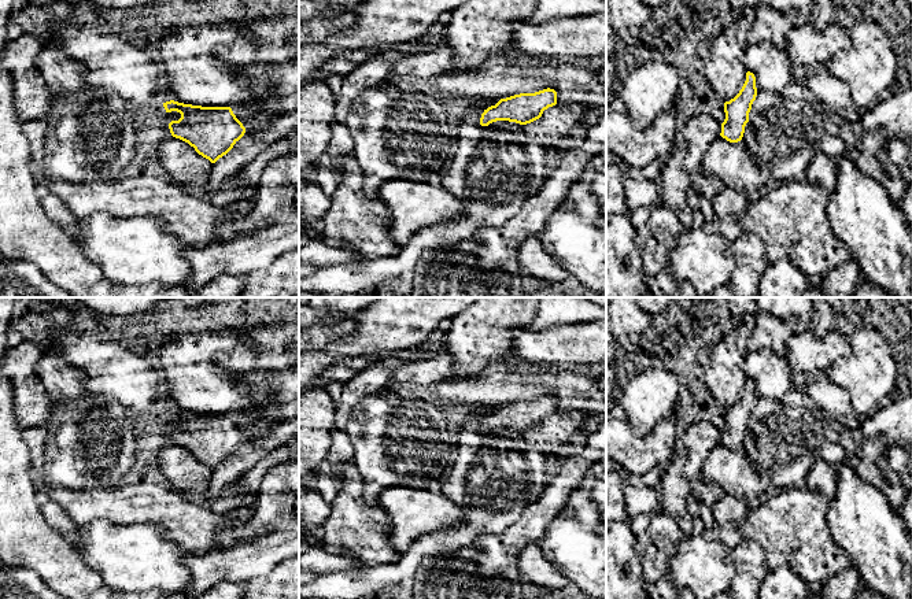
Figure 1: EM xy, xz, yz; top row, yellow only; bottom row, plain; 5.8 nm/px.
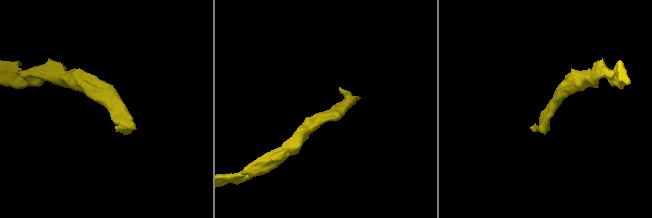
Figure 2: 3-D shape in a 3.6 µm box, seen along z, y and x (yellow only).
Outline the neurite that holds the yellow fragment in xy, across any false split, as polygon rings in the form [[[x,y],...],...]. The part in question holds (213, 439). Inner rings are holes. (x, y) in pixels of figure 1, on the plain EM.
[[[174,407],[163,410],[163,414],[166,419],[181,421],[178,428],[169,430],[171,443],[188,450],[211,470],[226,462],[245,440],[230,414],[202,414]]]

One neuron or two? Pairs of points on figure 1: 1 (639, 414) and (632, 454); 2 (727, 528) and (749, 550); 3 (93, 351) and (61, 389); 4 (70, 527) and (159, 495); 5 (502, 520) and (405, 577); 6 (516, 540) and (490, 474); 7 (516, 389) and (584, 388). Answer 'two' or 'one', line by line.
1: two
2: two
3: two
4: two
5: one
6: two
7: one

